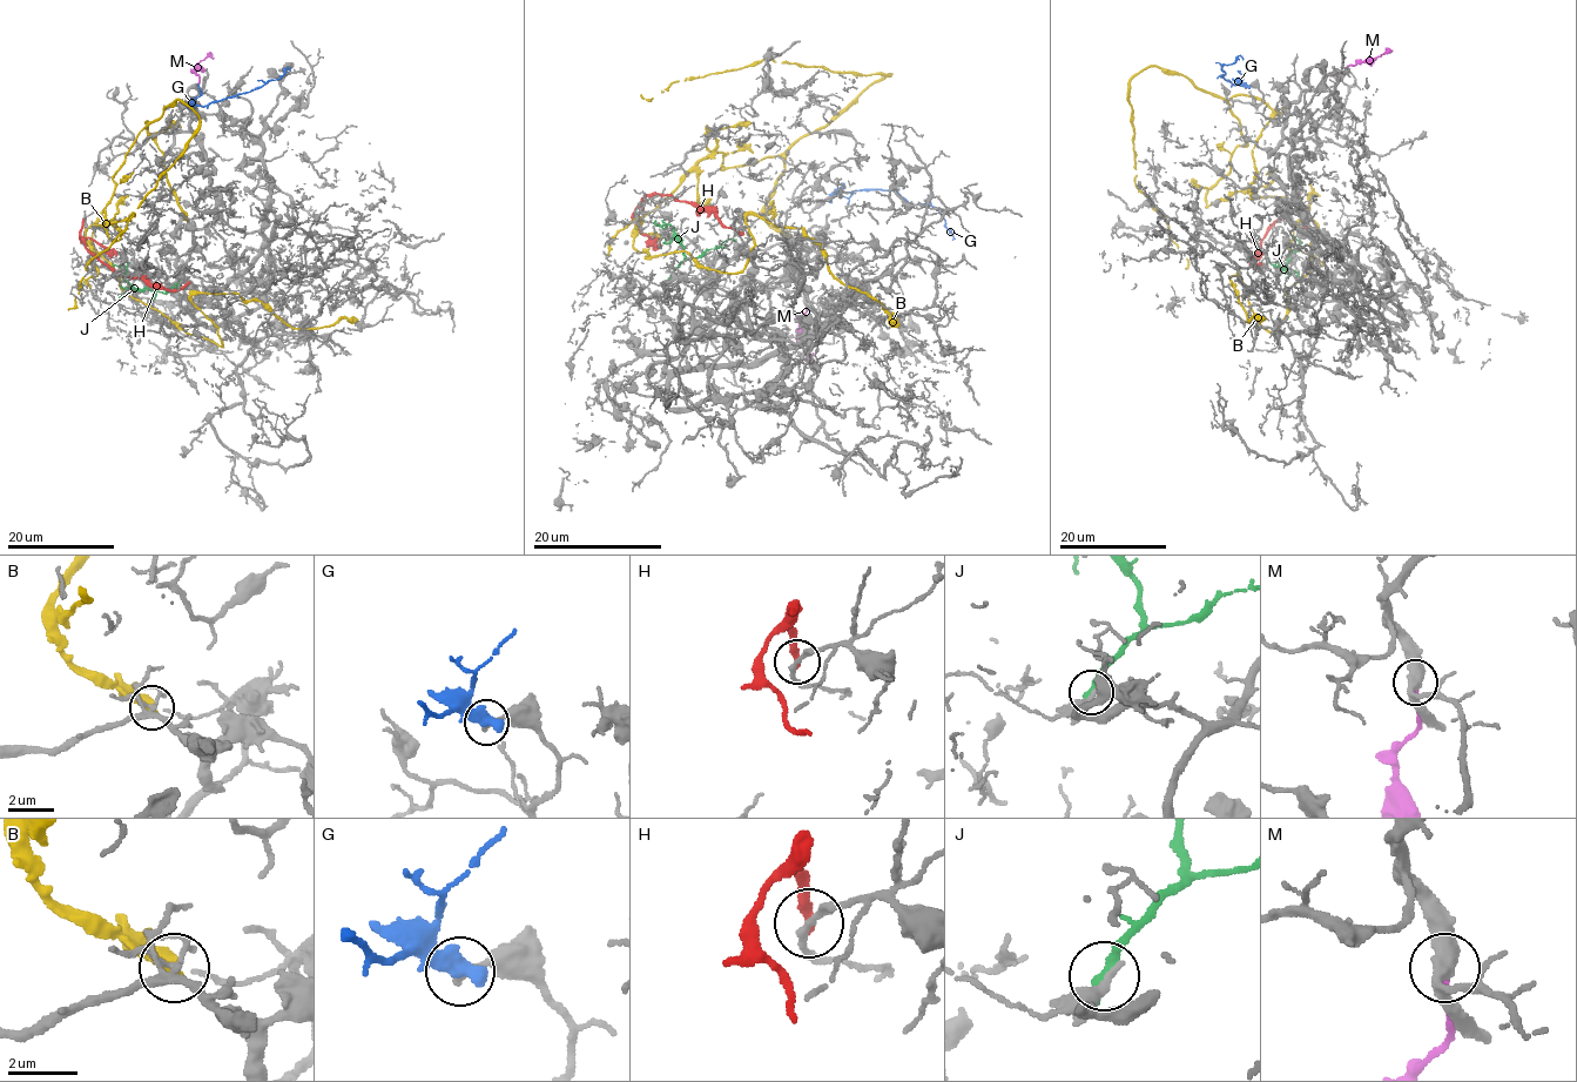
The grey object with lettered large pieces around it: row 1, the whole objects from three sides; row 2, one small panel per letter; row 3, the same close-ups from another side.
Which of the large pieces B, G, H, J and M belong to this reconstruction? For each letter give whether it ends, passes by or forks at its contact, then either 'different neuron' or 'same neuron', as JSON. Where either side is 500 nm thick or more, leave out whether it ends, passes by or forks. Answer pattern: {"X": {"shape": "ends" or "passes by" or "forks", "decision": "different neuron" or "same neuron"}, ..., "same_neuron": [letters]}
{"B": {"shape": "ends", "decision": "different neuron"}, "G": {"decision": "different neuron"}, "H": {"shape": "ends", "decision": "different neuron"}, "J": {"shape": "ends", "decision": "different neuron"}, "M": {"shape": "ends", "decision": "different neuron"}, "same_neuron": []}

